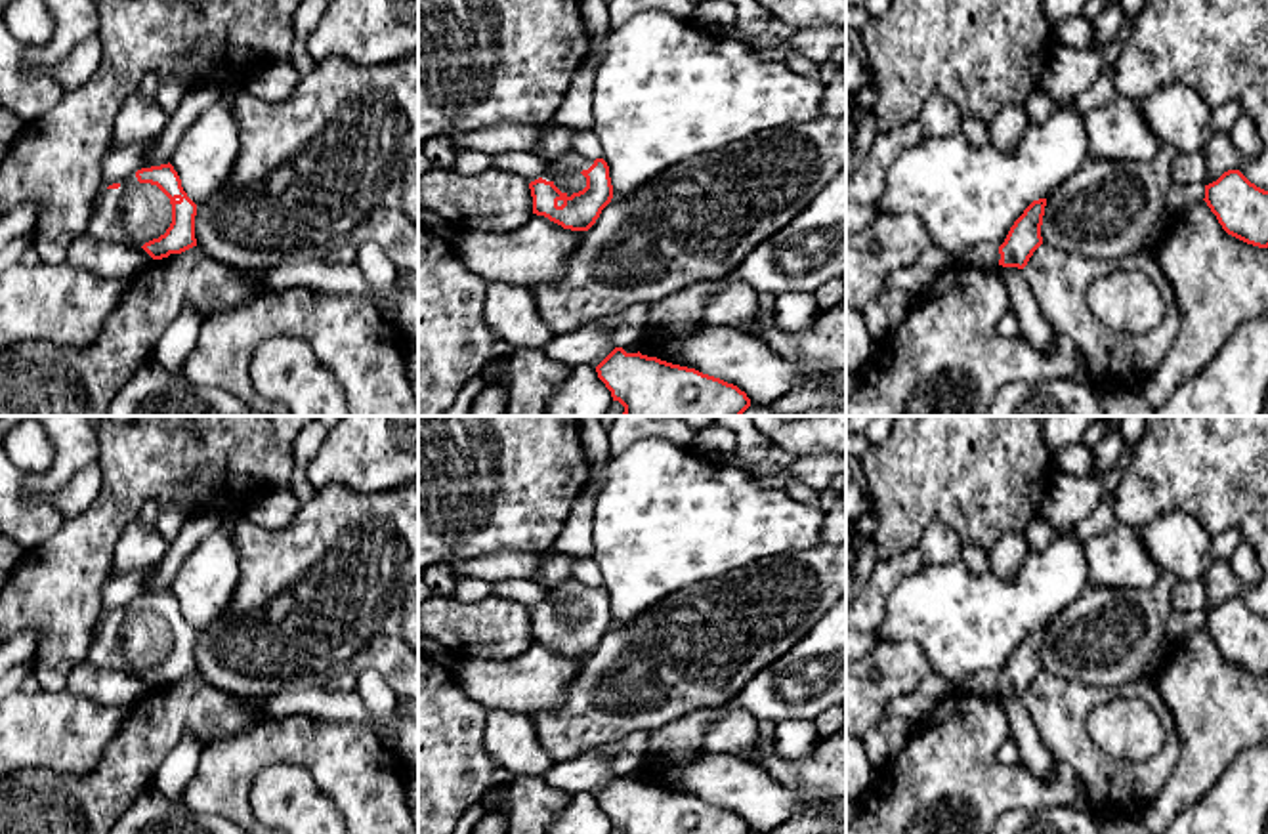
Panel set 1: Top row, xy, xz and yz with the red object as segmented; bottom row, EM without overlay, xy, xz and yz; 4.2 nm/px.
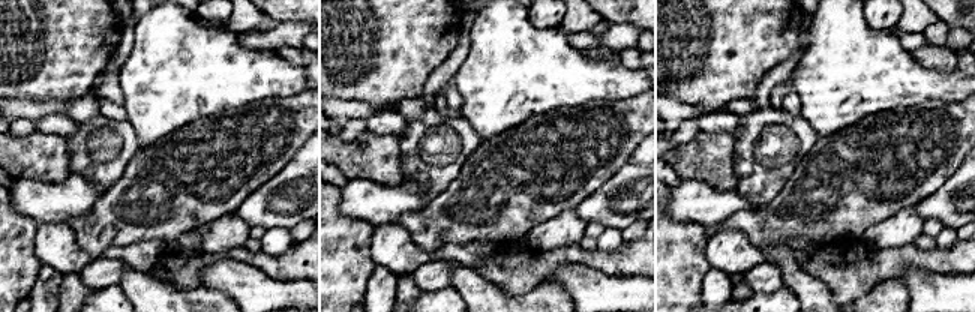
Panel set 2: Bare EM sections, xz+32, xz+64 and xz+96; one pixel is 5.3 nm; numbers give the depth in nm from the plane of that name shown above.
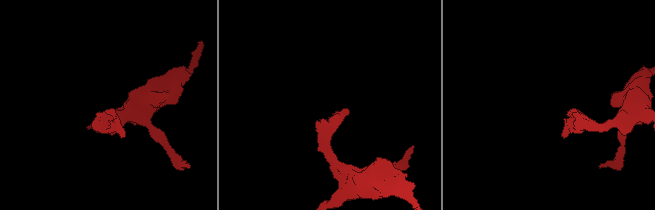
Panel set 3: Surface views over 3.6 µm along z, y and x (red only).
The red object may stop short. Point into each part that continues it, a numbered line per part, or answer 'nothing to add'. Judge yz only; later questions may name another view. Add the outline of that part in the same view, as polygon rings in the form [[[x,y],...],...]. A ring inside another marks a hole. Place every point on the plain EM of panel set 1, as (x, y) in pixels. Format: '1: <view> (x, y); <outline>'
nothing to add

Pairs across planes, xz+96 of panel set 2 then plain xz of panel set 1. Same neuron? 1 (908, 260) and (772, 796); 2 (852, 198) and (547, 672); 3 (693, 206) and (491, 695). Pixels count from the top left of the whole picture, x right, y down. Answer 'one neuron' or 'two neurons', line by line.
1: two neurons
2: two neurons
3: one neuron

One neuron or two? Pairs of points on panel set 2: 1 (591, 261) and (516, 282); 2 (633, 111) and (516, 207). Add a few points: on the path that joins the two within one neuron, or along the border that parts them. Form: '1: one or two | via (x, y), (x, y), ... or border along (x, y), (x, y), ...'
1: one | via (573, 257), (557, 257), (534, 264)
2: one | via (605, 134), (545, 185)

